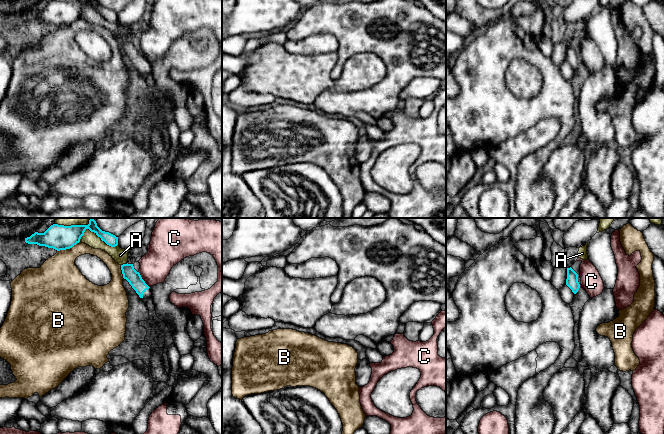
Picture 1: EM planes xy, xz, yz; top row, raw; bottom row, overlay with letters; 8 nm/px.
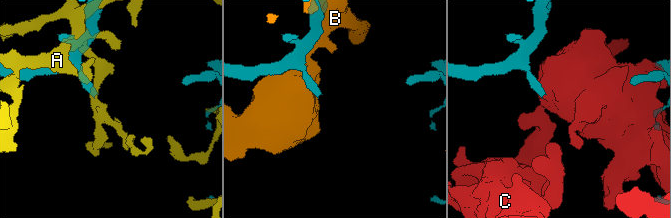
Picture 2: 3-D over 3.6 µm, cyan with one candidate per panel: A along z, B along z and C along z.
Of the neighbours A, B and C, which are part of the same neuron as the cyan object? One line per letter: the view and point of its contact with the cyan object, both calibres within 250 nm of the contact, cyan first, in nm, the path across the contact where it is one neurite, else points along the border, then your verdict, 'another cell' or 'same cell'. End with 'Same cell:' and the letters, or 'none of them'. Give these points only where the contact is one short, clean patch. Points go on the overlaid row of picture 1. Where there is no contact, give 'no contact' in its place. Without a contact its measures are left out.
A: contact xy (97, 235); calibres 180 and 120 nm; another cell
B: contact xy (68, 248); calibres 200 and 340 nm; another cell
C: contact xy (143, 280); calibres 120 and 240 nm; another cell
Same cell: none of them

